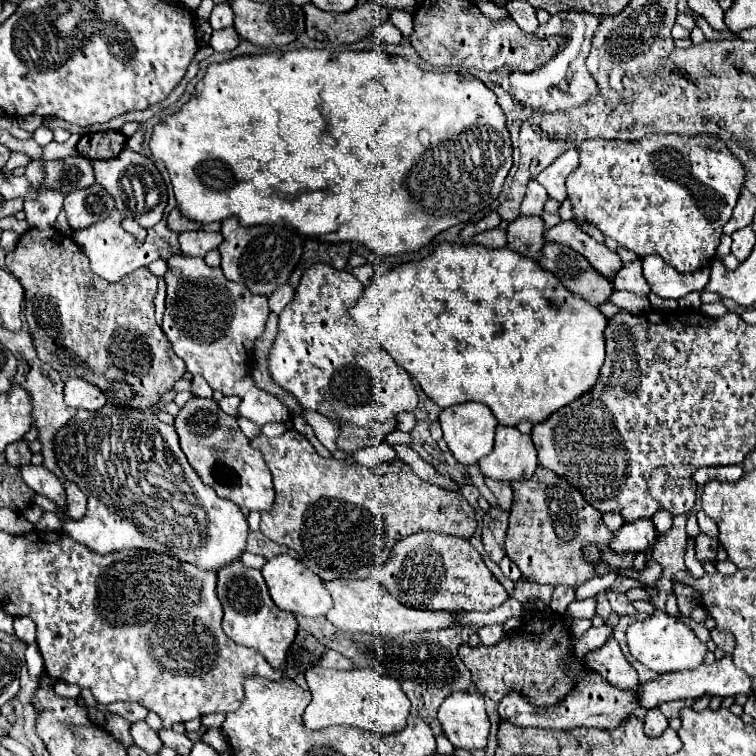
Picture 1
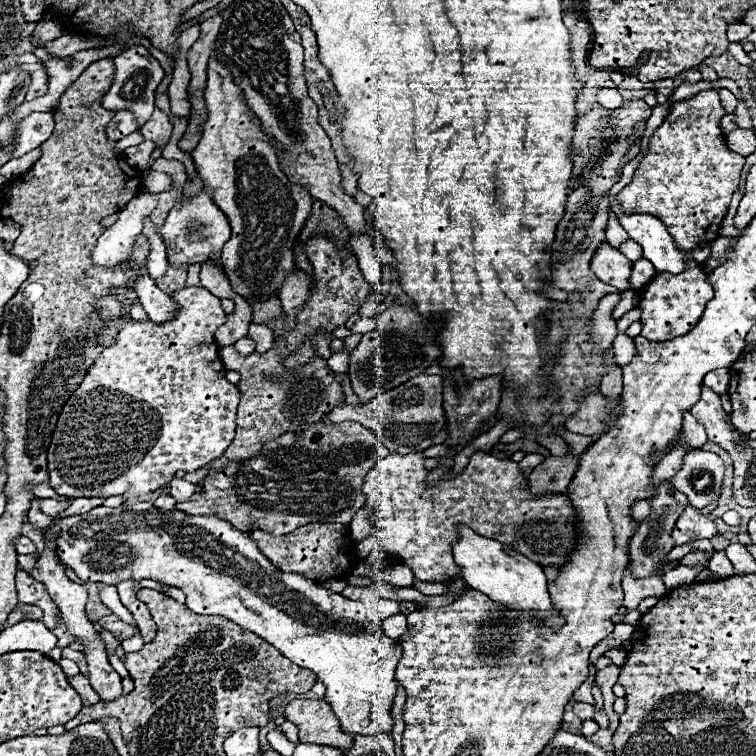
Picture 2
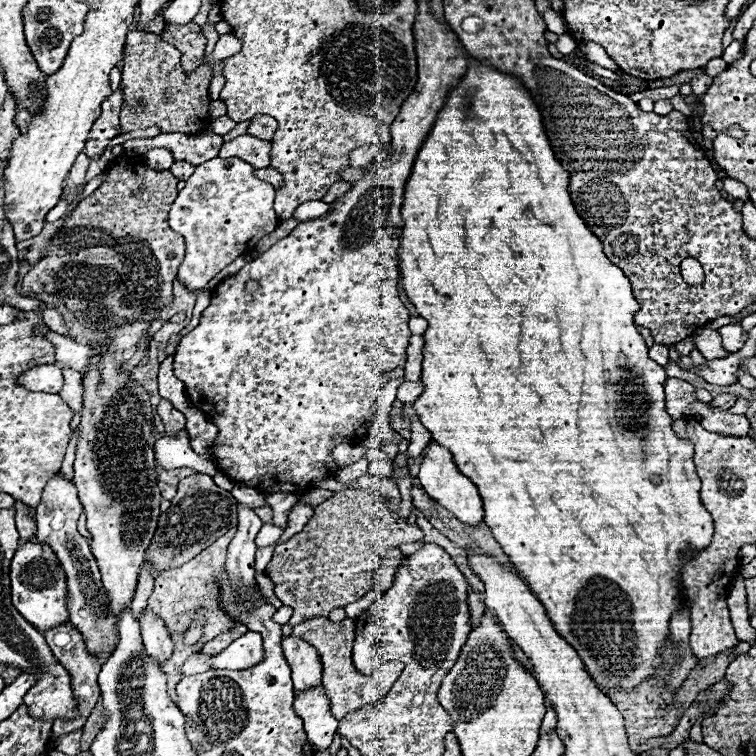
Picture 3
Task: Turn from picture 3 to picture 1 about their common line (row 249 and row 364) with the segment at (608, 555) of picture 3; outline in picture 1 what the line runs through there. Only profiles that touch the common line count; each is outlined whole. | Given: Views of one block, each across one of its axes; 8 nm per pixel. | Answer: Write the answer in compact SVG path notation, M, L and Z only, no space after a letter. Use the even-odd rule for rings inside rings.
M442 242L438 244L426 258L422 260L414 260L414 262L404 262L392 270L388 270L382 276L376 276L370 286L366 286L362 298L354 304L354 308L350 308L350 316L356 320L356 324L370 332L382 346L386 352L390 352L390 356L412 376L418 380L422 392L436 402L440 408L448 408L460 402L482 402L486 404L496 420L504 426L514 426L522 420L530 420L532 424L538 424L542 420L546 420L546 416L550 416L552 412L556 412L558 408L570 404L576 396L584 394L586 390L590 390L596 380L598 380L598 372L604 364L604 328L606 328L606 316L592 304L588 304L586 300L582 300L580 296L572 296L562 284L560 280L556 280L556 276L552 276L552 272L540 268L538 262L528 260L526 256L520 256L508 248L484 248L484 246L476 246L476 244L466 244L466 246L454 246L450 242Z

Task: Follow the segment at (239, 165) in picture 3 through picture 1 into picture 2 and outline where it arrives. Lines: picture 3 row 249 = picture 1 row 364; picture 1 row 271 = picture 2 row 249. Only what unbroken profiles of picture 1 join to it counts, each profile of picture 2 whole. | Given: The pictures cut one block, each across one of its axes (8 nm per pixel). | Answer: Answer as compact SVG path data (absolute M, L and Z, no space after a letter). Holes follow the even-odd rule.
M200 190L194 198L182 198L166 216L164 226L160 228L160 234L164 238L164 244L168 248L168 260L174 268L188 266L194 262L204 262L208 258L214 258L220 262L222 246L230 238L230 224L226 216L212 204L212 196L204 190Z

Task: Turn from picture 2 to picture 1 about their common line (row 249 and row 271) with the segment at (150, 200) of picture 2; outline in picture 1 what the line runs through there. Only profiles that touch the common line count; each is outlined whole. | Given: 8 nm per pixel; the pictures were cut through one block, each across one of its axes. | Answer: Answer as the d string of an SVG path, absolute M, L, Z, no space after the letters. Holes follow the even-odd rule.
M116 210L106 220L101 220L88 226L88 228L75 232L75 242L84 254L90 258L92 272L96 272L100 278L104 278L108 282L118 282L126 274L138 270L142 266L148 266L152 260L160 258L158 248L154 244L138 242L132 234L128 234L120 228L120 220L122 220L122 214Z

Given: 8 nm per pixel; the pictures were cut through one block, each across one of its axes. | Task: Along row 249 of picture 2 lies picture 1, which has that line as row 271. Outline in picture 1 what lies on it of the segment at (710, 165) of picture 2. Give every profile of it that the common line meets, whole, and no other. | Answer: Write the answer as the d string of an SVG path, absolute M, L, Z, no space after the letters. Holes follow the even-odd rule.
M676 134L646 136L638 142L596 138L580 144L578 152L580 166L566 180L574 222L596 226L604 236L614 238L638 258L658 254L684 274L710 266L720 244L722 228L730 220L746 182L744 166L732 156L732 152L728 152L724 140L716 140L716 136Z

